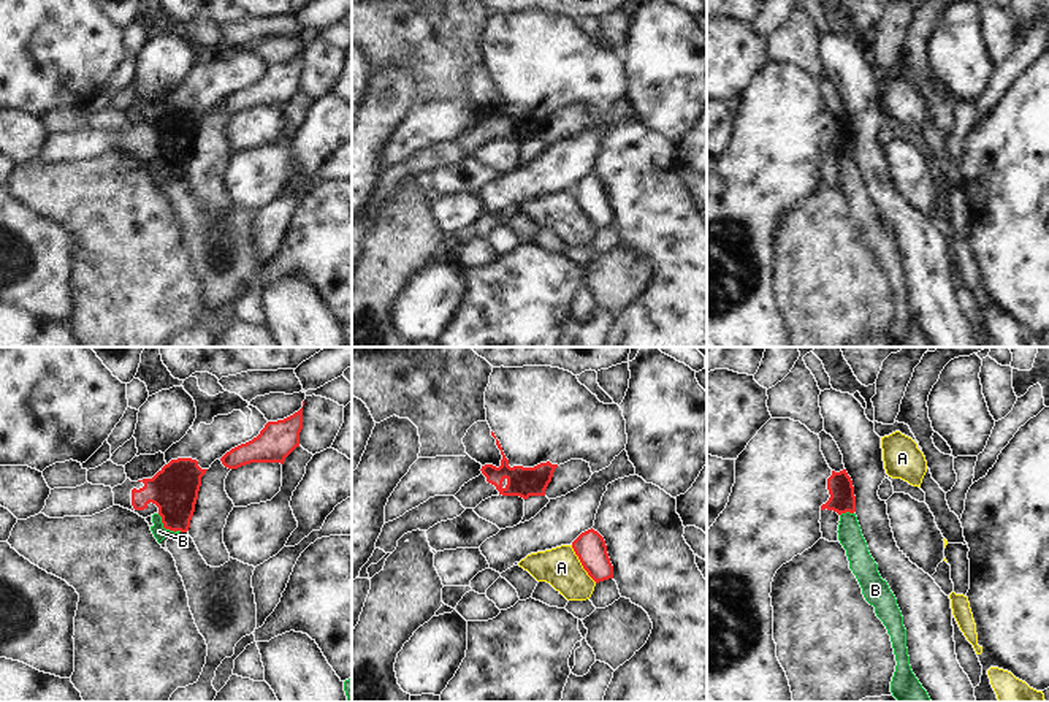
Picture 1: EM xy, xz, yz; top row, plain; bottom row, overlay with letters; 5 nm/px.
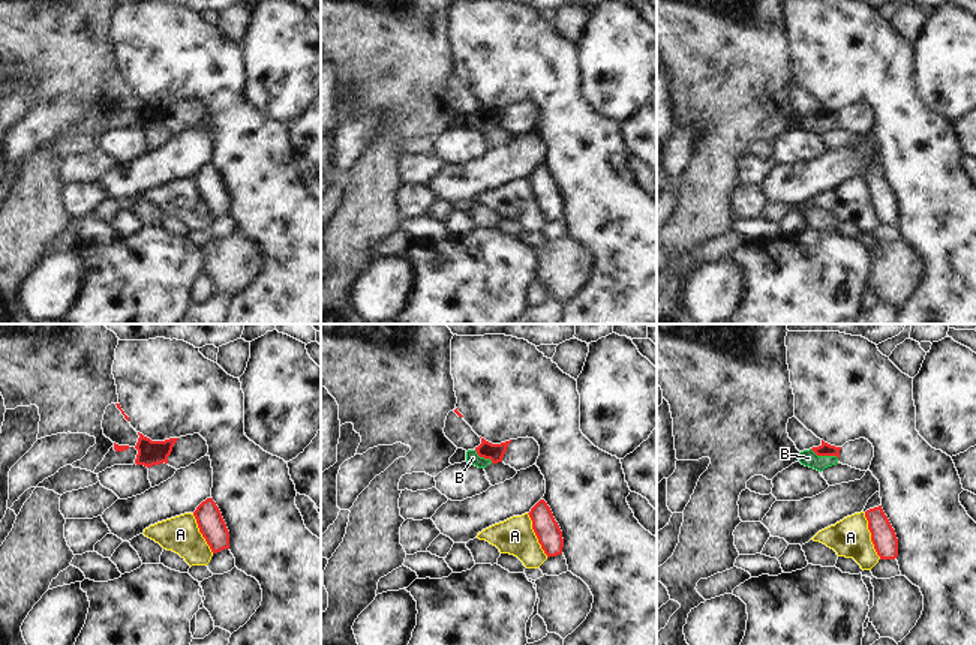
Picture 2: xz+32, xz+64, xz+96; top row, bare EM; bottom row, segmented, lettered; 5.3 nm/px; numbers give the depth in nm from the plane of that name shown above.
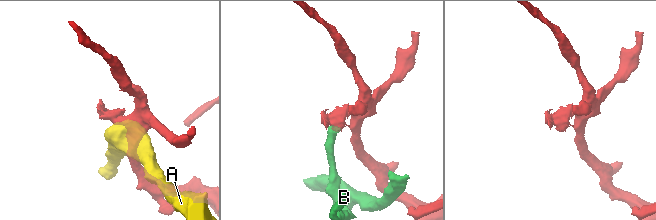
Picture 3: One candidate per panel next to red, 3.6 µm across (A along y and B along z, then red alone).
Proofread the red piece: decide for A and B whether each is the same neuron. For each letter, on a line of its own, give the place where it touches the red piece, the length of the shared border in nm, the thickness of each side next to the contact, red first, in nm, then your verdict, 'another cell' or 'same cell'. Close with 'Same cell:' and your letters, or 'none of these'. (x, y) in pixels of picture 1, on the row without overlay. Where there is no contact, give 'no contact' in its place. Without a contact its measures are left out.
A: xz (582, 209) | 240 nm | 160/200 nm | another cell
B: xy (167, 173) | 160 nm | 240/70 nm | another cell
Same cell: none of these

